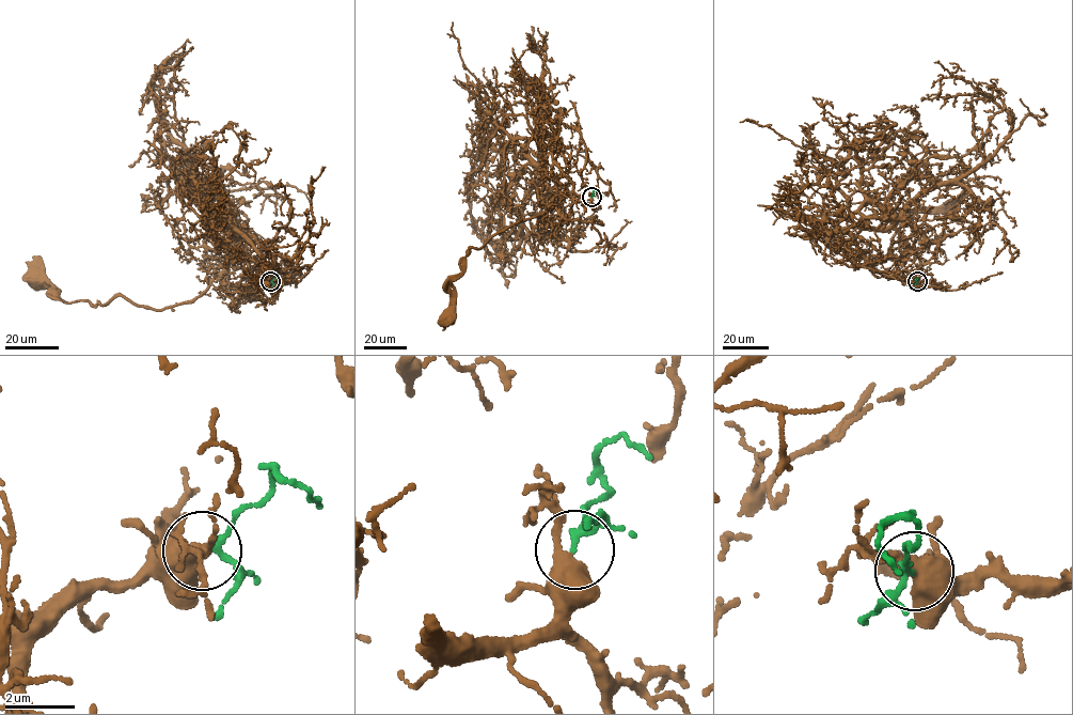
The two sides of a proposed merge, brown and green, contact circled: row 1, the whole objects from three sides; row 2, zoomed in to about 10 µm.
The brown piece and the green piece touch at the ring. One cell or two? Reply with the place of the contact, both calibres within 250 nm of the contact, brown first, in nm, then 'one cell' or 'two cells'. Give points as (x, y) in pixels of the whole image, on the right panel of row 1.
(917, 281) | 460/160 nm | one cell

